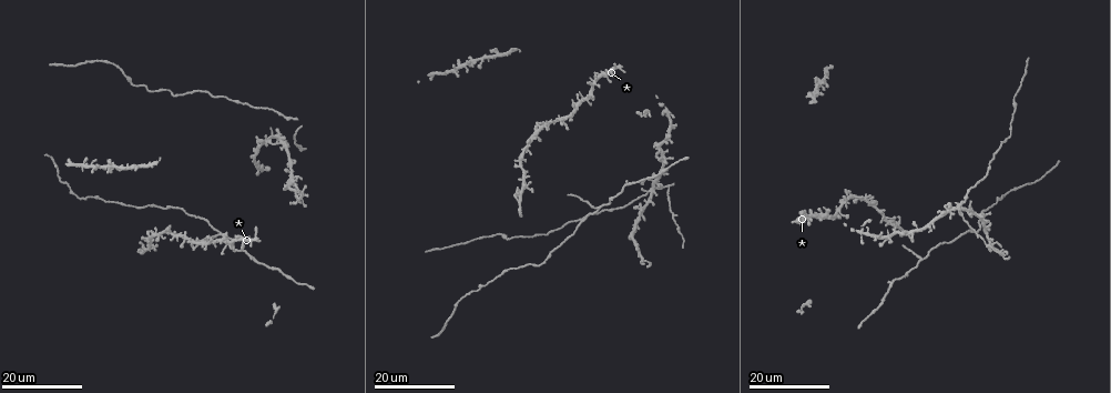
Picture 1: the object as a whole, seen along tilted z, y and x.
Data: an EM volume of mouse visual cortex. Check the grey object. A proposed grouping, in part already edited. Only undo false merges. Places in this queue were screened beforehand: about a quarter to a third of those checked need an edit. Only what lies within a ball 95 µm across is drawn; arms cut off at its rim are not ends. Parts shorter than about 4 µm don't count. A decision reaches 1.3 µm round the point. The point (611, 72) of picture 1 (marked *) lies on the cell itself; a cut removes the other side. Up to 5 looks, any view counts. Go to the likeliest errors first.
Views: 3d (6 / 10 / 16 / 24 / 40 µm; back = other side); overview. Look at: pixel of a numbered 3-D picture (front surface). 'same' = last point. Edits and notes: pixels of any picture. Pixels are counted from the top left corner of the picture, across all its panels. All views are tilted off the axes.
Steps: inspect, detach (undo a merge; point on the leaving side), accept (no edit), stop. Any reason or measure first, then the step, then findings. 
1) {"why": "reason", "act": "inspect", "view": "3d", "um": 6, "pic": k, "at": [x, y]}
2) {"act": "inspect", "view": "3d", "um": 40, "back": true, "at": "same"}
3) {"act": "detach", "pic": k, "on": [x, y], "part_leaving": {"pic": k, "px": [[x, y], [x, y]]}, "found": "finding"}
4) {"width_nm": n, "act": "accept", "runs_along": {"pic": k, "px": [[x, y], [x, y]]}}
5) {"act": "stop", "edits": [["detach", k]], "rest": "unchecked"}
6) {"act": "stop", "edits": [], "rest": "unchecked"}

{"why": "three arms meet", "act": "inspect", "view": "3d", "um": 24, "pic": 1, "at": [597, 210]}

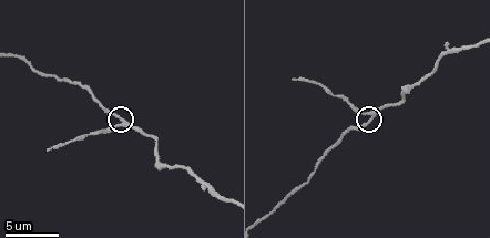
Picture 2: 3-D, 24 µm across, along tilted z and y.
{"act": "inspect", "view": "3d", "um": 10, "pic": 2, "at": [124, 120]}

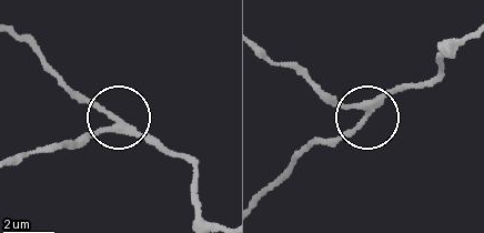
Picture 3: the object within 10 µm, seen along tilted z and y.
{"act": "accept", "found": "all the same cell"}

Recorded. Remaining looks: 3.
{"why": "looks like a crossing", "act": "inspect", "view": "3d", "um": 24, "pic": 1, "at": [524, 185]}

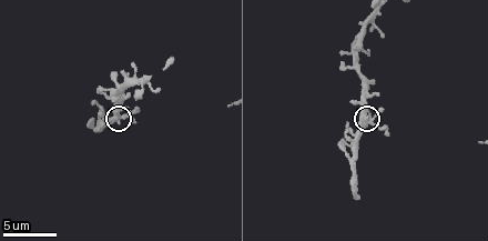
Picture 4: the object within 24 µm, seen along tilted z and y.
{"act": "inspect", "view": "3d", "um": 10, "pic": 4, "at": [367, 123]}

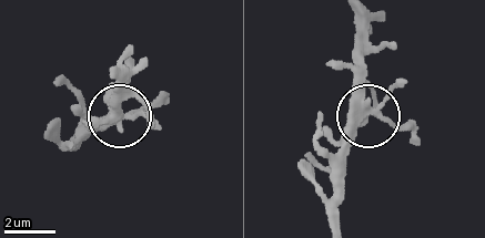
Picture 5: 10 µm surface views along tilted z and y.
{"width_nm": 410, "act": "accept", "runs_along": {"pic": 5, "px": [[355, 10], [365, 114], [331, 173]]}, "found": "continuous, no second cell"}

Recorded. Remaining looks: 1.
{"act": "stop", "edits": [], "rest": "unchecked"}

